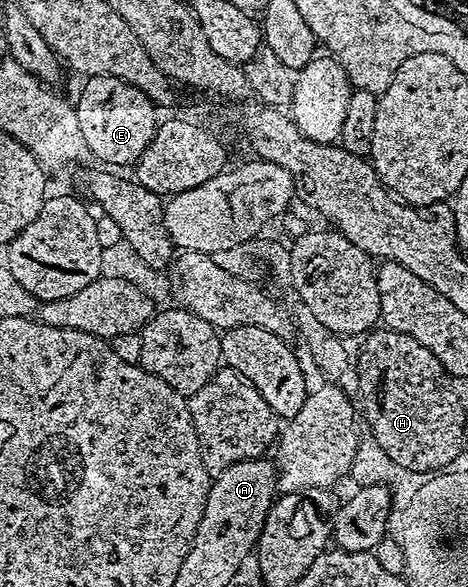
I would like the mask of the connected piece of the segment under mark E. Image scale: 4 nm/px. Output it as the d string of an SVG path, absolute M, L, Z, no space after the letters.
M91 77L85 83L88 84L81 89L80 100L75 100L74 106L78 117L78 129L82 129L82 137L89 152L93 156L97 155L102 162L113 163L116 167L124 167L127 163L128 166L136 164L142 157L146 145L150 145L158 126L156 104L149 101L142 89L134 89L134 85L118 77Z

